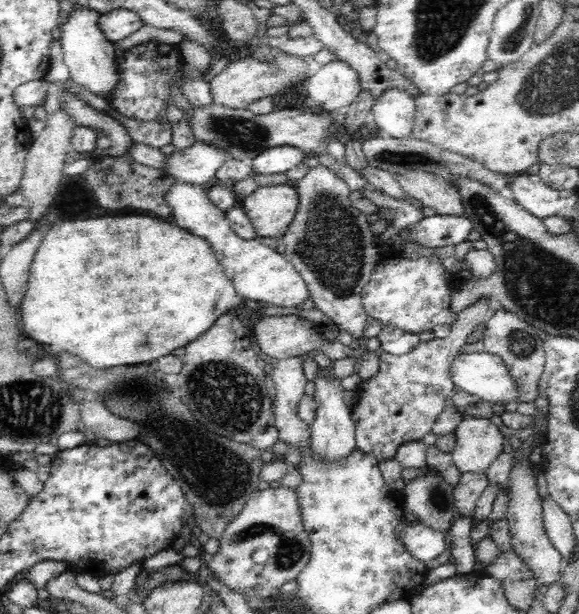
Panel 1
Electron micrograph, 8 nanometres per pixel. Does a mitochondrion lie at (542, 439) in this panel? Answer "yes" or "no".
no

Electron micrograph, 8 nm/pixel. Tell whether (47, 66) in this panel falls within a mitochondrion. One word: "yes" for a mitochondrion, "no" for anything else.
no

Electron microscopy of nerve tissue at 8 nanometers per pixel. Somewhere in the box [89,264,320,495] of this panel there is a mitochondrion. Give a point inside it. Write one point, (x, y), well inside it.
(232, 399)

